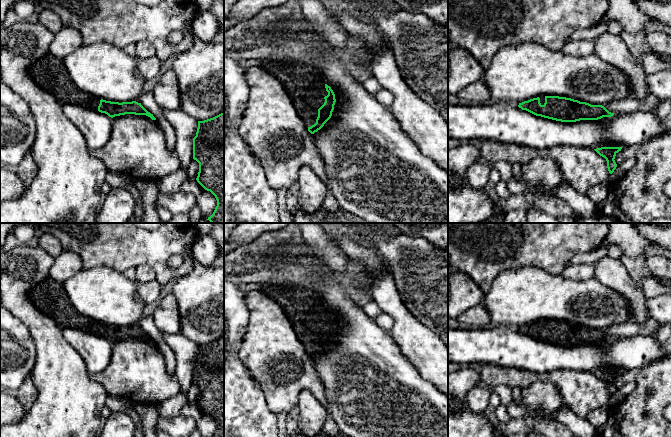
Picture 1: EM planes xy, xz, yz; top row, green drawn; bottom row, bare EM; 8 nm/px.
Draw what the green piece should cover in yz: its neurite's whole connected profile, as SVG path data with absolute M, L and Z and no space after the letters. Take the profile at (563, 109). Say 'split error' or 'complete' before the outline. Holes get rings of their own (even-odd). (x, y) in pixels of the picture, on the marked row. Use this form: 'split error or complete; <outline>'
split error; M540 96L519 102L518 107L536 116L561 122L598 120L614 115L614 113L609 112L602 105L591 105L586 102L559 96Z

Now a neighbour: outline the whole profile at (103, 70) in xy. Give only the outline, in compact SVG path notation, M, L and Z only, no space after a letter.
M99 42L89 46L82 45L73 53L66 56L63 62L77 88L106 101L119 103L132 102L143 91L146 81L138 70L137 57L129 56L123 49L110 43Z

